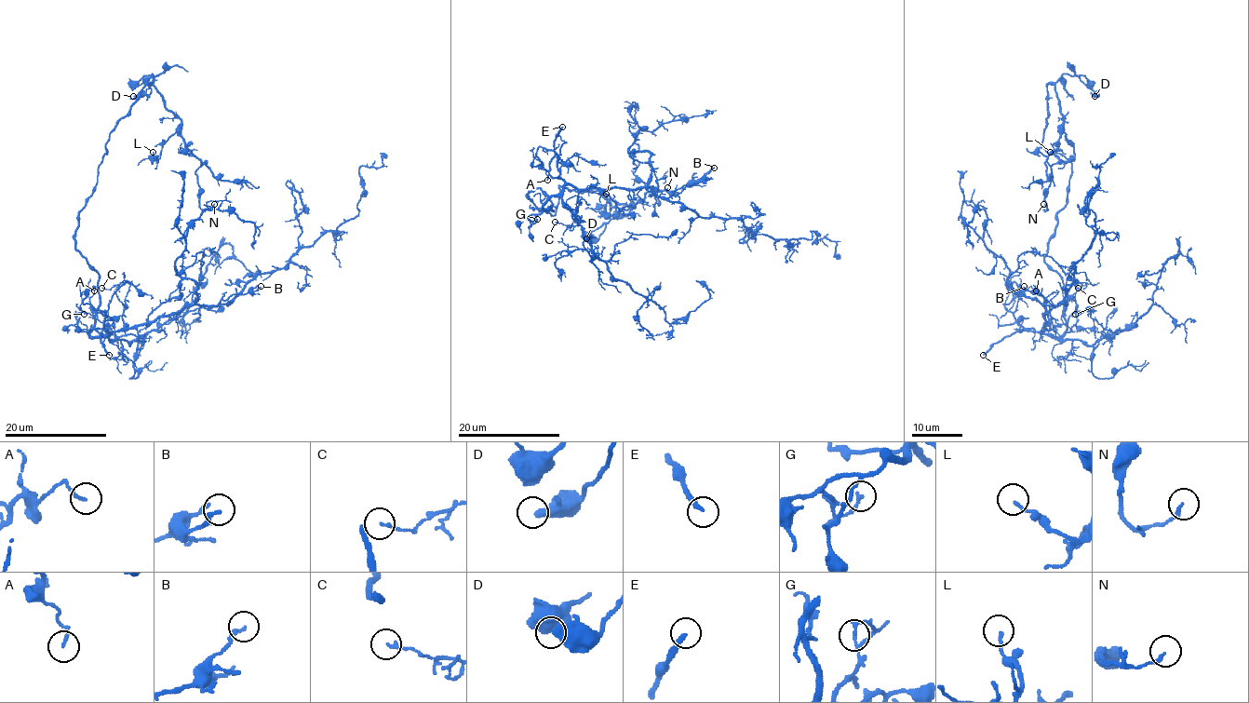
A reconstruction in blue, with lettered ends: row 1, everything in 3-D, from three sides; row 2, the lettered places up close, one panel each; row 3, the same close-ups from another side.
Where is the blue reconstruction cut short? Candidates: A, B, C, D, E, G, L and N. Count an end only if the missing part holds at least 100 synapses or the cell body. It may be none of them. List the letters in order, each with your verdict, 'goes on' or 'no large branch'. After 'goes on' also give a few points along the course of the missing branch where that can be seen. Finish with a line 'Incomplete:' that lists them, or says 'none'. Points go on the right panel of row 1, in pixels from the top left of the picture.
A: no large branch
B: no large branch
C: no large branch
D: no large branch
E: goes on
G: no large branch
L: no large branch
N: no large branch
Incomplete: E

